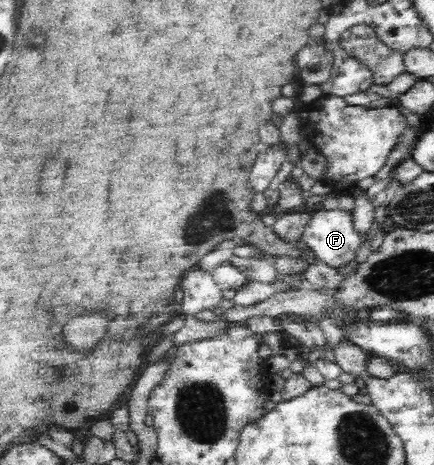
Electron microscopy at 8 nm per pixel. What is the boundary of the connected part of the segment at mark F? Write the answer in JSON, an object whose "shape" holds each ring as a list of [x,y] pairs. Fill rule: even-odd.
{"shape":[[[323,209],[318,212],[314,211],[313,214],[311,214],[301,237],[294,243],[301,249],[303,249],[303,246],[306,244],[319,260],[336,268],[355,259],[355,252],[359,250],[361,242],[365,240],[363,235],[358,234],[354,227],[352,211],[345,212],[340,209]]]}

